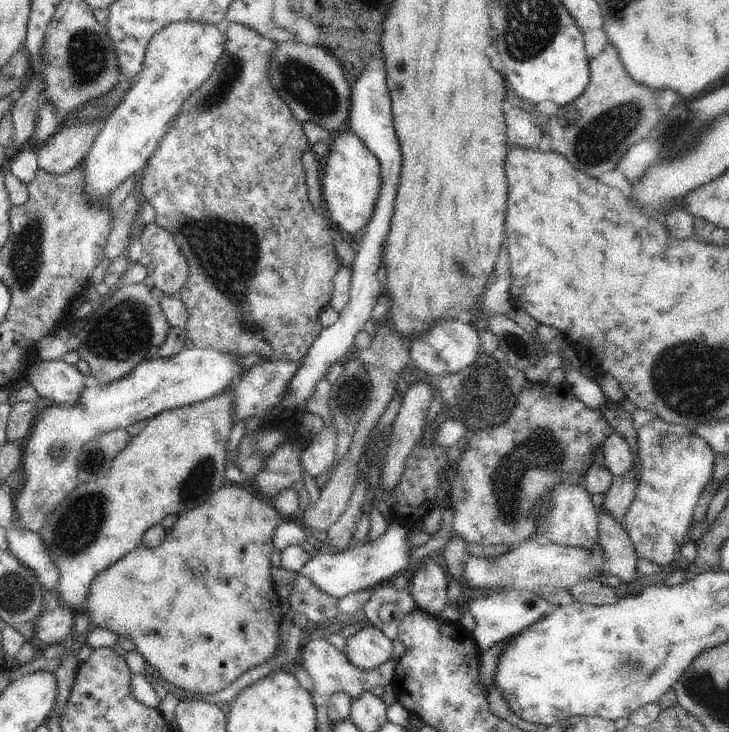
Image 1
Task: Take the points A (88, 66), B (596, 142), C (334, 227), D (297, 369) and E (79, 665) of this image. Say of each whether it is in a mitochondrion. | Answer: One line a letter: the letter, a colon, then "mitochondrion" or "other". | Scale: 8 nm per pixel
A: mitochondrion
B: mitochondrion
C: other
D: other
E: other

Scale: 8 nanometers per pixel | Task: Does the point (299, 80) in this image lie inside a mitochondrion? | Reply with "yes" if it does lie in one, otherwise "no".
yes

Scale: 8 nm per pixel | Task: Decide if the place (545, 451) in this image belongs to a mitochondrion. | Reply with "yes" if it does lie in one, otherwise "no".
yes

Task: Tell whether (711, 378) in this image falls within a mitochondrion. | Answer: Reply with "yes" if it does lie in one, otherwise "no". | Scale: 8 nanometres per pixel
yes

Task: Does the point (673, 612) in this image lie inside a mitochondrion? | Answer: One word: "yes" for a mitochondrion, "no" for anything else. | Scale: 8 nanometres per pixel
no

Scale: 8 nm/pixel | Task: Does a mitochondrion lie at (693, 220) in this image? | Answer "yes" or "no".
no

